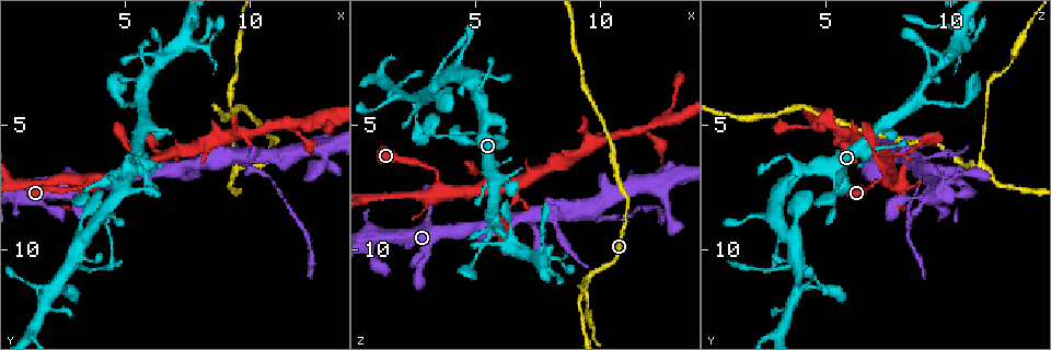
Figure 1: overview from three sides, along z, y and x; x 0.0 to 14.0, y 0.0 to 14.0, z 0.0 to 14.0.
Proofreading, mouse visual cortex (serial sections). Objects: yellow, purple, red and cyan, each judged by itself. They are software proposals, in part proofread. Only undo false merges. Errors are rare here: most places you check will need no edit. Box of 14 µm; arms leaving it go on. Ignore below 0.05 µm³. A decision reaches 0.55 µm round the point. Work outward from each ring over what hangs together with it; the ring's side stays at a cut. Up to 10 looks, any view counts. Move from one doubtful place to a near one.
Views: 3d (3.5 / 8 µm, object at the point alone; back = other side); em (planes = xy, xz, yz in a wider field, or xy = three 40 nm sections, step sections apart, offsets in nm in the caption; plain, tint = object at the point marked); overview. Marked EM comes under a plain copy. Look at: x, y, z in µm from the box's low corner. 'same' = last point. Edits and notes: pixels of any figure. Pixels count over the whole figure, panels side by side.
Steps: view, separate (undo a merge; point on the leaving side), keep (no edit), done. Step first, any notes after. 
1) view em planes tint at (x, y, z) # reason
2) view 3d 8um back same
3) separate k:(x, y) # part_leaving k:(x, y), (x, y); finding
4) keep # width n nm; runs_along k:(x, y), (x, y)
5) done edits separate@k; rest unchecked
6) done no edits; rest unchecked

view 3d 8um at (11.0, 7.3, 8.8) # narrows sharply

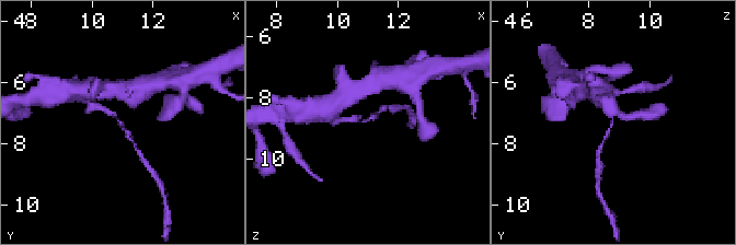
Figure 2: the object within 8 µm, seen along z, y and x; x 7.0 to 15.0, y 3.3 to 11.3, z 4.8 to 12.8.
view em xy step 5 tint at (10.9, 7.4, 8.8) # arm_widths 100, 150 nm; shape alone is not enough

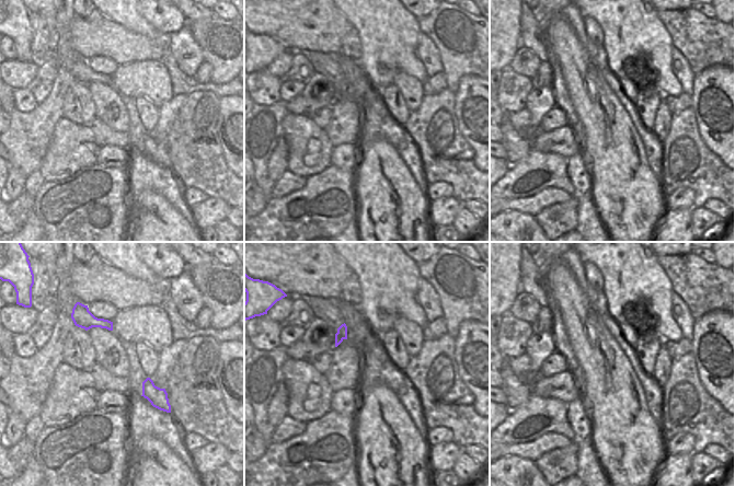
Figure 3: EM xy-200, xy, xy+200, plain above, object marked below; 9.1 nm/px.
separate 2:(374, 116) # part_leaving 2:(358, 121), (368, 120), (384, 108); two cells meet here

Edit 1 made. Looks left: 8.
view overview

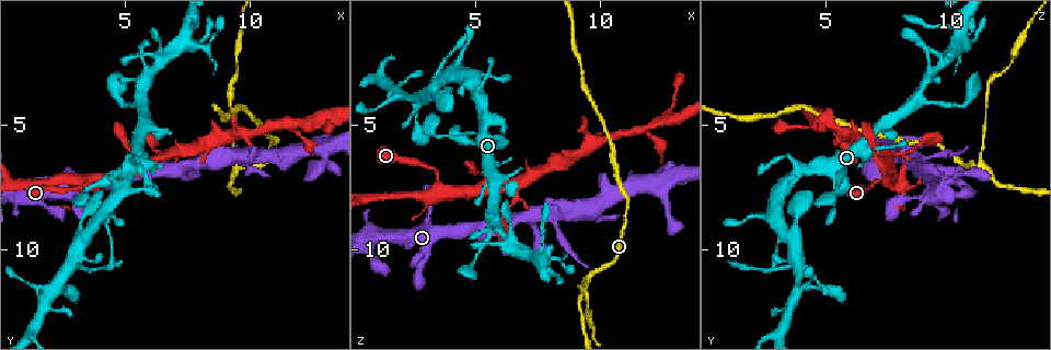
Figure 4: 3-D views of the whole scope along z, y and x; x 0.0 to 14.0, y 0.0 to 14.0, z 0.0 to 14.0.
view 3d 3.5um at (9.5, 6.6, 11.1) # three arms meet

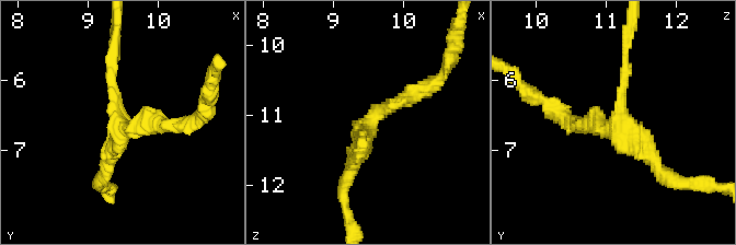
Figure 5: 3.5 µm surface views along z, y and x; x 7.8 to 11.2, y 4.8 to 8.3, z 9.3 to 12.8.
view em xy step 3 tint at (9.50, 6.65, 11.10) # now the EM

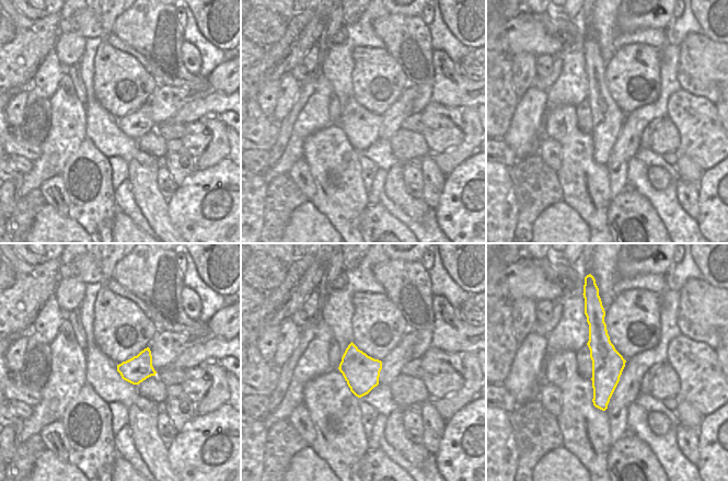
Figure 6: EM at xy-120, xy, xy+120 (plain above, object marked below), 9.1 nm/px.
view em xy step 2 tint same # cut it another way

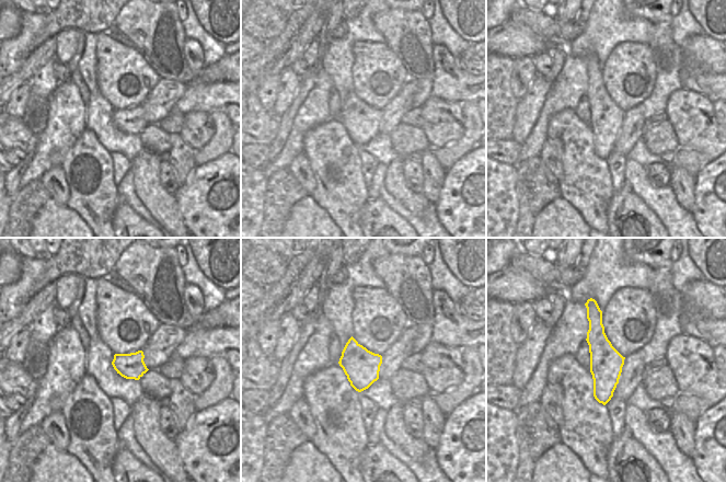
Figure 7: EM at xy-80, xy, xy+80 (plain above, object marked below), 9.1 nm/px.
keep # width 320 nm; runs_along 5:(182, 126), (124, 129), (111, 55); all the same cell

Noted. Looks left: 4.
view 3d 8um at (6.5, 2.5, 9.7) # thick turns thin

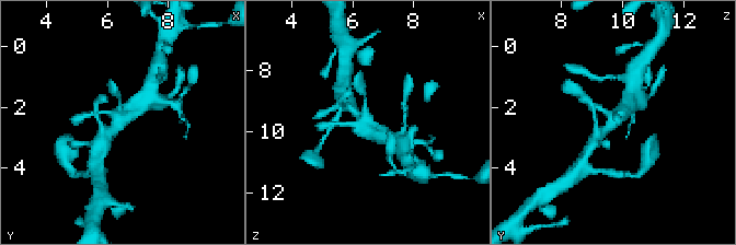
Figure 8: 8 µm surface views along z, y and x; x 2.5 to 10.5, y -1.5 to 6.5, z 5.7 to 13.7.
view em planes tint at (6.4, 2.5, 9.8)

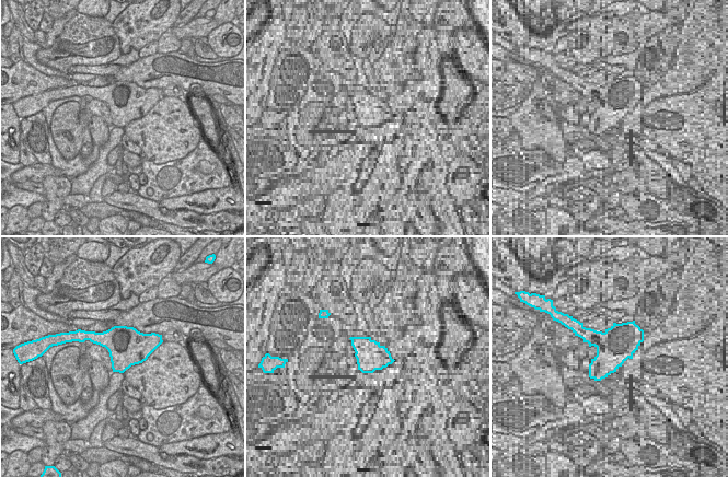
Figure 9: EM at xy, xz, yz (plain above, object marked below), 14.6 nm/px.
keep # one cell here

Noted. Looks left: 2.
view 3d 3.5um at (2.9, 10.6, 3.8) # small branch off a trunk

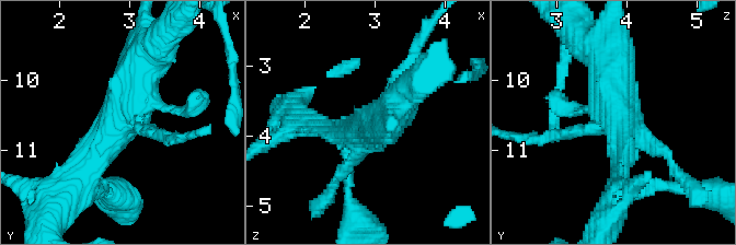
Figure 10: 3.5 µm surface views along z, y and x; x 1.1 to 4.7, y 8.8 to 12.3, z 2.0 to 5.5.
view em xy step 5 tint at (2.90, 10.55, 3.85) # need the tissue

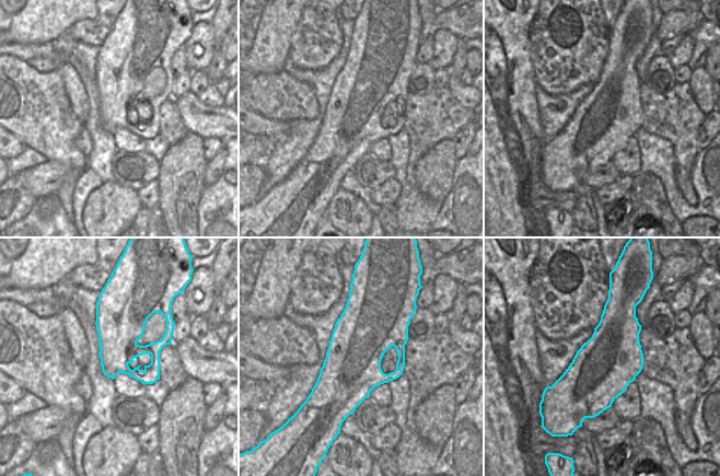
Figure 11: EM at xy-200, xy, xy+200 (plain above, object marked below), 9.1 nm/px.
keep # runs_along 10:(149, 57), (82, 178); continuous, no second cell

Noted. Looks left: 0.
done edits separate@2; rest unchecked

